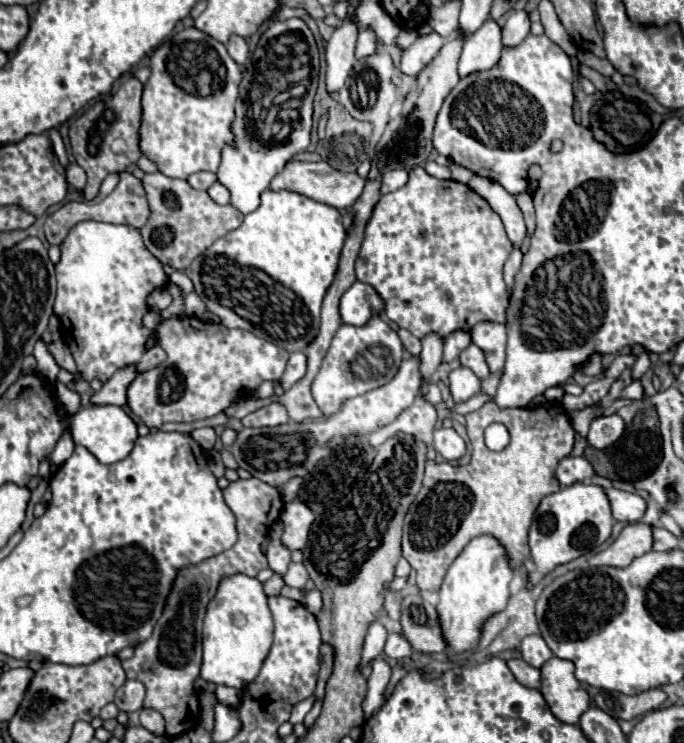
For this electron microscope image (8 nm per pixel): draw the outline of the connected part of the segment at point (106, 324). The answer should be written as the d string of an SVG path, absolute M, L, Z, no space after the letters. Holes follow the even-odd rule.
M84 220L68 232L60 244L60 252L54 316L60 320L62 336L82 378L86 382L94 378L106 382L124 366L134 366L138 374L160 366L166 360L166 352L156 338L156 330L148 330L142 324L142 316L148 312L148 294L164 288L168 274L162 262L144 246L140 230L124 224ZM152 336L156 344L146 348Z

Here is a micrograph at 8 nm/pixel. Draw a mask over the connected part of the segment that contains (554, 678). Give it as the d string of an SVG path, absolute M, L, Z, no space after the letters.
M552 656L540 668L540 692L546 698L552 714L568 724L578 724L578 716L588 710L590 696L574 676L570 660Z

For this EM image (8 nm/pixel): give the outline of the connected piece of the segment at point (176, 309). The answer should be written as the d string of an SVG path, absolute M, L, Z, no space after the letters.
M168 284L168 288L170 288L170 292L172 292L172 304L166 308L166 310L162 310L160 314L162 314L162 318L164 320L180 317L185 314L185 306L184 306L184 296L182 296L182 292L180 292L180 286L178 284Z

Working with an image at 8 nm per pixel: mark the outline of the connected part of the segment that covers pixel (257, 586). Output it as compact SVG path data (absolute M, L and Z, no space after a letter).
M234 574L220 582L214 600L208 604L204 618L202 670L206 682L230 688L246 688L260 672L264 658L272 646L272 614L262 584L256 578Z

